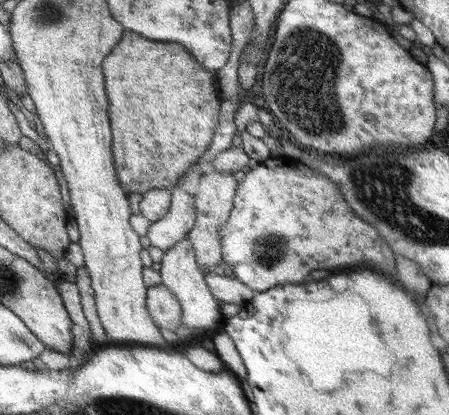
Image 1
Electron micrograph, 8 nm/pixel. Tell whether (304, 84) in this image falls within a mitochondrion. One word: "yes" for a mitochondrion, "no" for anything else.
yes

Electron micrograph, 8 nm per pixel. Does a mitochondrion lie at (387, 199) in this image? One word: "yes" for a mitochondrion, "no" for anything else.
yes

